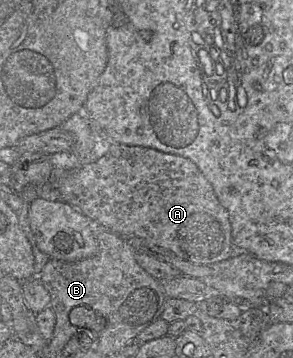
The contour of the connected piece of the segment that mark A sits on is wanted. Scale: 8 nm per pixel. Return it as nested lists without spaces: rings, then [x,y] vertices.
[[[112,143],[108,151],[95,162],[73,169],[54,168],[54,186],[59,192],[59,200],[73,206],[83,215],[97,222],[104,229],[118,236],[137,237],[146,240],[148,243],[165,249],[178,258],[193,264],[213,265],[230,258],[236,252],[226,209],[219,203],[211,184],[206,180],[198,167],[191,160],[182,156],[161,152],[153,148]]]

